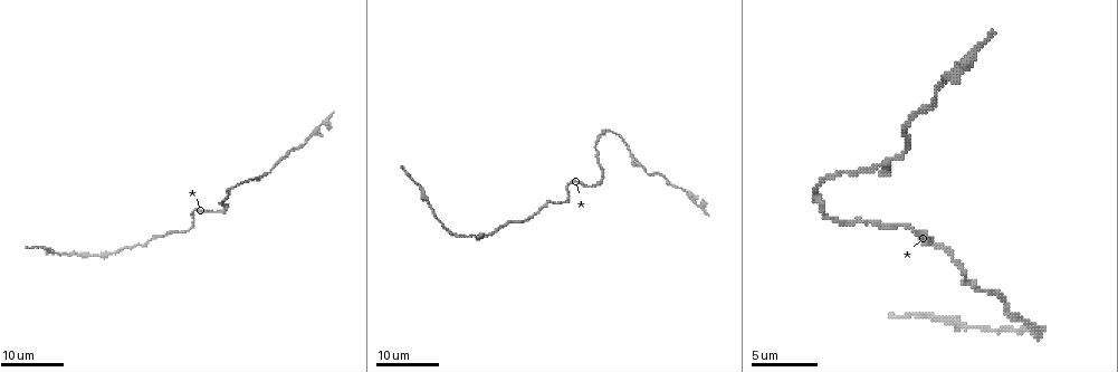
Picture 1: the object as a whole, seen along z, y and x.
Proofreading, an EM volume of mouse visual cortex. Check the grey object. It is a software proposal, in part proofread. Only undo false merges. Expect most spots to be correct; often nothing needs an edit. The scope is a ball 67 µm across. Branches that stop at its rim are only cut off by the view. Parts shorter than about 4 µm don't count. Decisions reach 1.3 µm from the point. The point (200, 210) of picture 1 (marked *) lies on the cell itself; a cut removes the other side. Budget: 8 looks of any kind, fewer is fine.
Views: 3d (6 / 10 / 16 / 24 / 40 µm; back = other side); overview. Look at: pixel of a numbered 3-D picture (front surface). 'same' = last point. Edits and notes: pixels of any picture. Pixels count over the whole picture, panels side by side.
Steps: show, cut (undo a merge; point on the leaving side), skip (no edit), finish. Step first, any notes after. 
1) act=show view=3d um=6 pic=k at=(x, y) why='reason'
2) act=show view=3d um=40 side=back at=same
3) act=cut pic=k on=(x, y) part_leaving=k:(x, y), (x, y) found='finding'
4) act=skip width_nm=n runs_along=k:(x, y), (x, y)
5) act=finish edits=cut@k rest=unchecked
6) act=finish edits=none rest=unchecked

act=show view=3d um=24 pic=1 at=(265, 176) why='thin arm on a thick one'

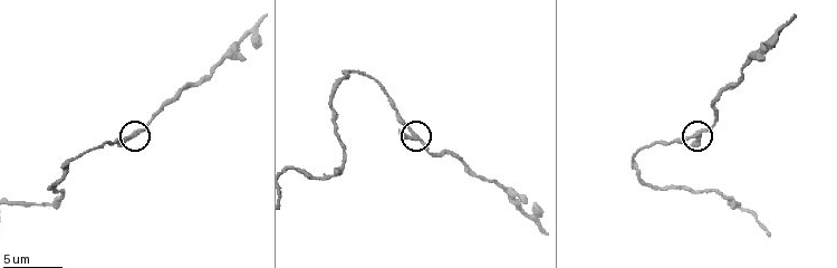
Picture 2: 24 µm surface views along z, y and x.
act=show view=3d um=6 pic=2 at=(132, 133)

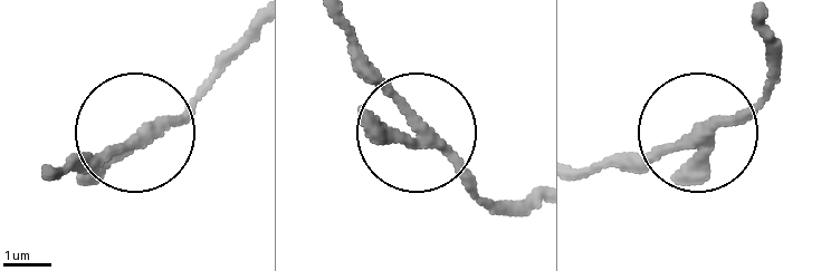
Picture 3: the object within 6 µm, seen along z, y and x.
act=skip width_nm=240 runs_along=3:(49, 168), (93, 164), (209, 88) found='one cell here'

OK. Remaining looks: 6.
act=show view=3d um=6 pic=2 at=(502, 186) why='thick turns thin'

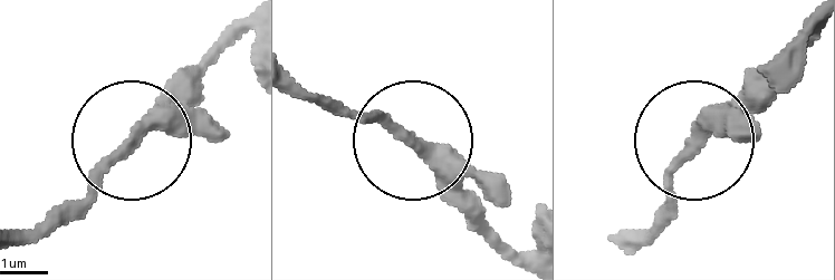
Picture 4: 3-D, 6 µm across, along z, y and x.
act=skip runs_along=4:(9, 239), (80, 203), (209, 64) found='one cell here'

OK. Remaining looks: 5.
act=show view=3d um=24 pic=1 at=(193, 211) why='sudden change in width'

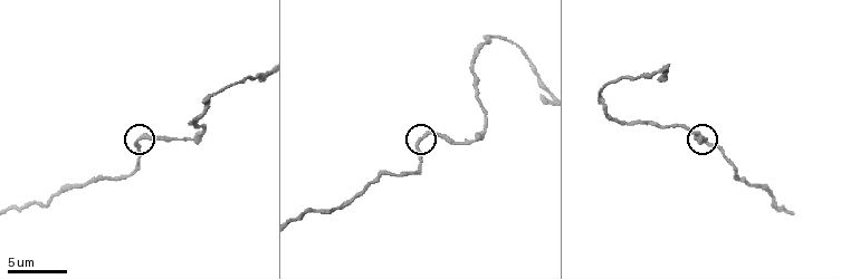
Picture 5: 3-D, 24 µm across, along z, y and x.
act=show view=3d um=10 pic=5 at=(136, 143)

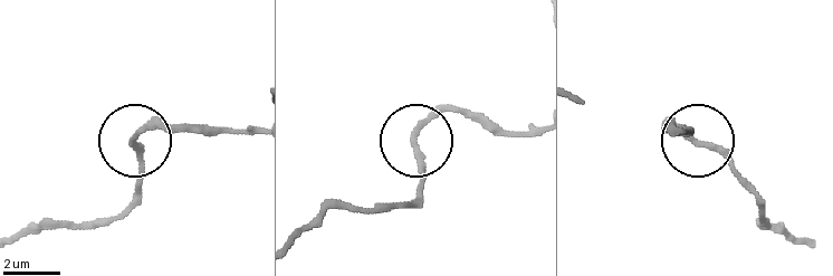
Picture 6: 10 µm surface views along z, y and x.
act=skip width_nm=190 runs_along=6:(450, 112), (431, 119), (417, 141), (423, 202) found='one cell here'

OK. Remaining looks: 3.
act=show view=3d um=24 pic=1 at=(1042, 332) why='sudden change in width'

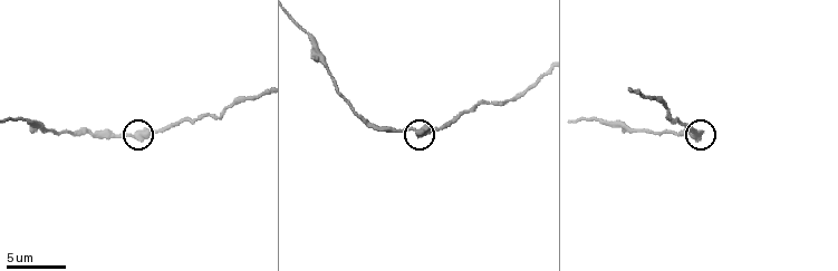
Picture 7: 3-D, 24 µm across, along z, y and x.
act=show view=3d um=10 pic=7 at=(420, 134)

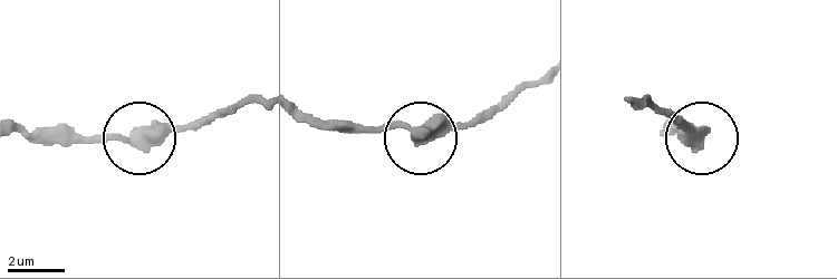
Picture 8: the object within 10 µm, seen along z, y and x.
act=show view=3d um=6 pic=8 at=(696, 138) why='closer look'

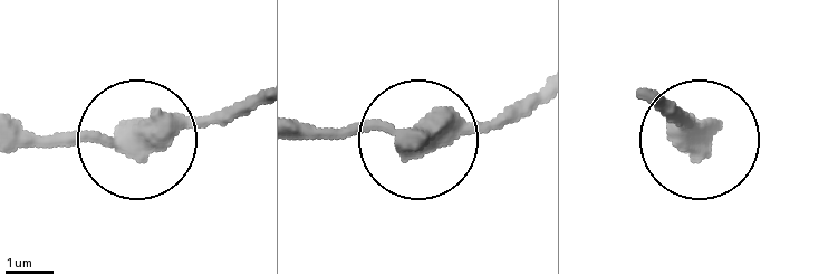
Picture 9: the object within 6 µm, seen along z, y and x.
act=skip runs_along=9:(251, 102), (131, 141), (22, 141) found='one cell here'

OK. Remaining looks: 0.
act=finish edits=none rest=unchecked

